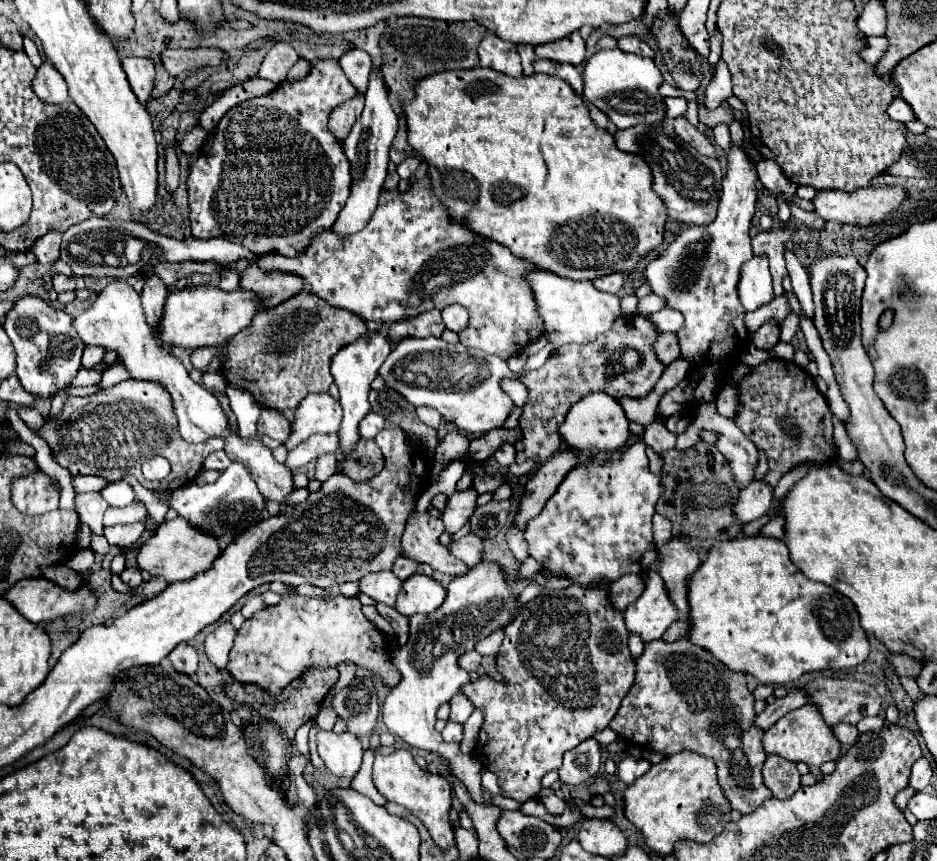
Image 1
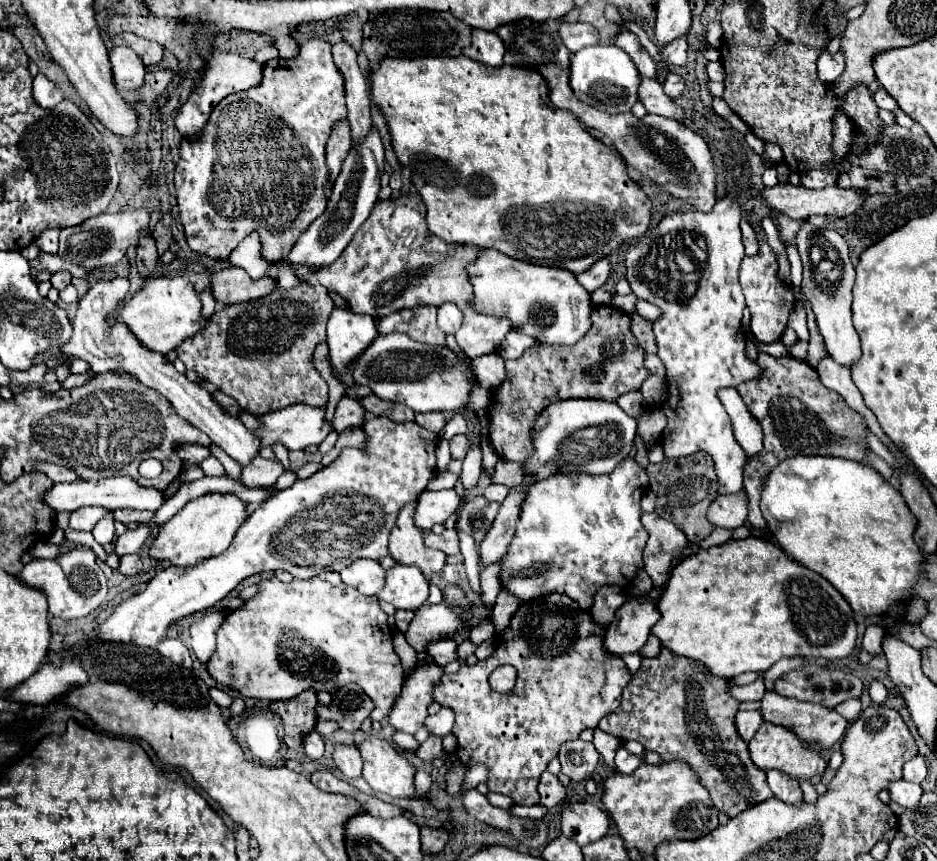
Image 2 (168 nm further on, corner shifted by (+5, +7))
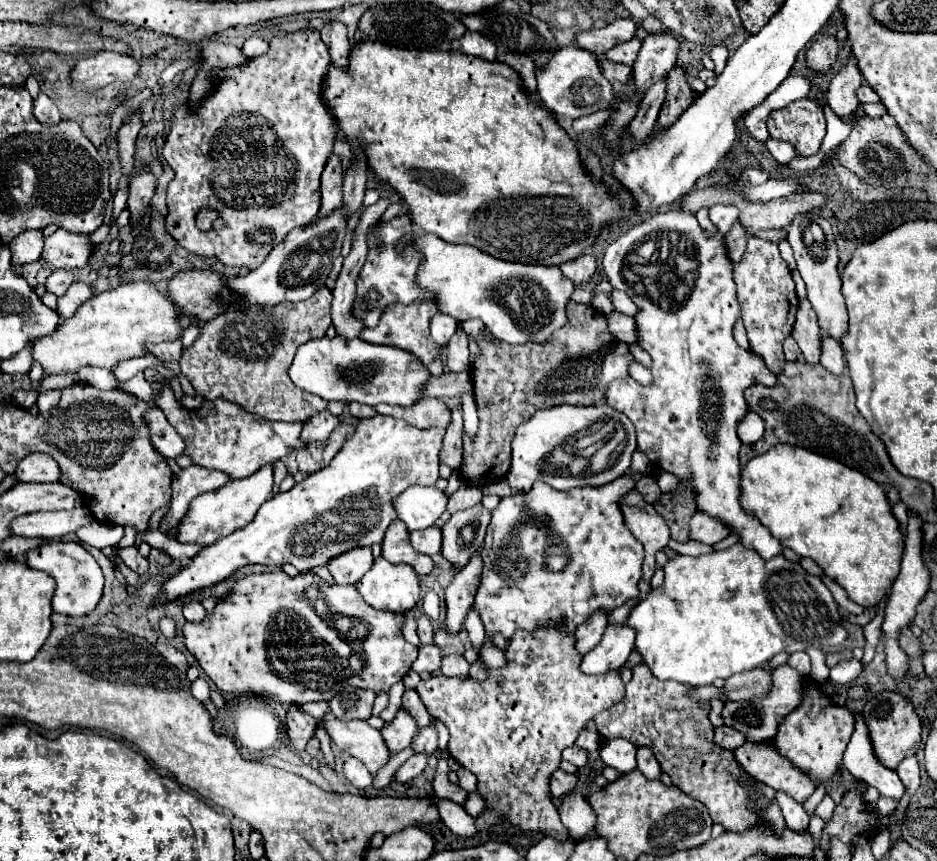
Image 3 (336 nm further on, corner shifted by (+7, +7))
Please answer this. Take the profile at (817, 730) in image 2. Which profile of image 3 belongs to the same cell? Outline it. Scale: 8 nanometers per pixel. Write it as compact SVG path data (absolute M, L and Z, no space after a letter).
M785 664L779 666L777 670L773 670L773 688L771 688L771 692L767 696L725 704L725 708L723 708L725 724L739 730L751 742L773 740L781 720L785 720L785 716L789 712L793 712L793 708L797 708L797 704L801 702L801 684L797 680L801 680L801 676L793 668L789 668Z

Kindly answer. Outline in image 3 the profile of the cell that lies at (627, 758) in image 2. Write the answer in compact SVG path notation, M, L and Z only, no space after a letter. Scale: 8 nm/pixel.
M615 738L615 740L607 740L601 746L599 756L607 766L625 774L625 772L631 772L635 768L635 752L637 752L637 748L629 740Z

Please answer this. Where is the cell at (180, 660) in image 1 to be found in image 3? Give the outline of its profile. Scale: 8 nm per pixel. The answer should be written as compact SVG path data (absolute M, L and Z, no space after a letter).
M161 642L161 644L155 644L155 648L173 664L173 666L177 666L181 672L187 672L187 668L189 668L189 662L187 662L187 656L183 654L183 652L179 652L177 648L173 648L171 644L167 644L167 642Z

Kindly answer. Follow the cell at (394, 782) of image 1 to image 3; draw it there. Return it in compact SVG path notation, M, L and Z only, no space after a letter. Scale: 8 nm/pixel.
M327 714L323 718L323 726L341 750L349 752L351 756L359 758L365 766L369 766L371 776L377 776L377 772L389 762L391 754L381 732L371 728L367 722L341 722L333 714Z

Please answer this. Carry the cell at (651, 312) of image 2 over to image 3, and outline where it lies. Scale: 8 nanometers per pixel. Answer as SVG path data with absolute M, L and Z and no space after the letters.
M613 290L611 292L611 300L615 304L615 310L623 312L623 314L629 314L629 316L635 316L637 314L637 308L633 304L633 300L629 300L629 296L625 292L619 292L619 290Z

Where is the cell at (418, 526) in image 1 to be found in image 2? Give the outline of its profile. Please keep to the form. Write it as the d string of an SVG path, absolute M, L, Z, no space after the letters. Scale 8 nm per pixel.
M415 502L407 504L399 512L397 524L389 534L389 554L395 558L395 562L417 566L429 578L445 566L447 556L443 552L425 548L423 532L413 524L413 510Z

